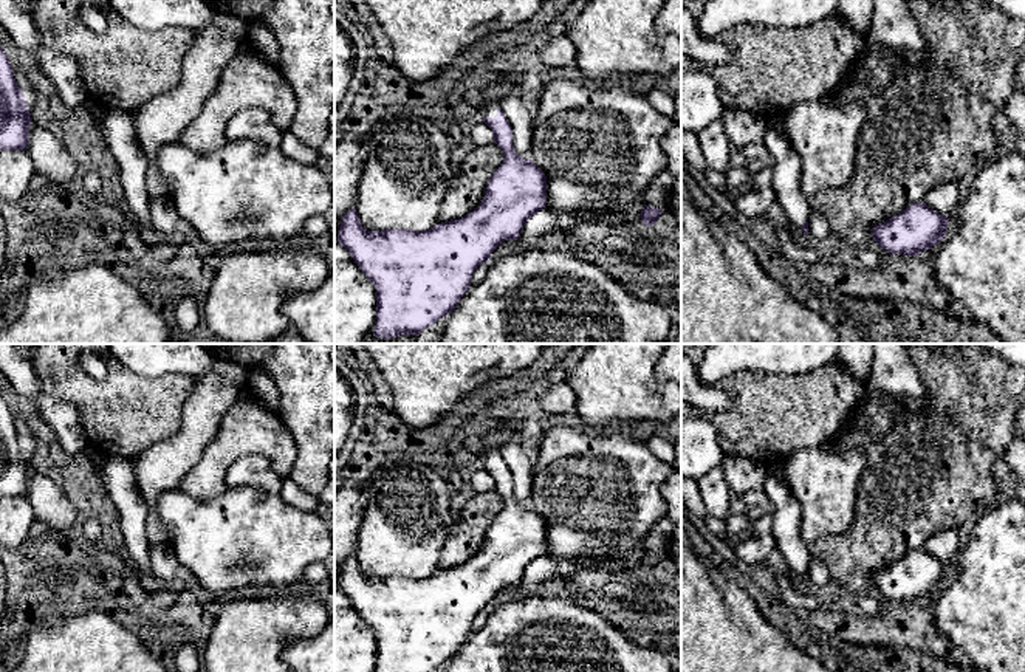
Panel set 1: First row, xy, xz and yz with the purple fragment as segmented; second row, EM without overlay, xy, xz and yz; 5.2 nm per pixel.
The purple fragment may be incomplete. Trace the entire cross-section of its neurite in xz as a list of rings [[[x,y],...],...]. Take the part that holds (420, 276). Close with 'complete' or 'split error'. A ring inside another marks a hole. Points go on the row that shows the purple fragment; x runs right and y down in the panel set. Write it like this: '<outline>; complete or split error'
[[[497,104],[482,107],[483,122],[492,130],[503,152],[503,163],[488,181],[482,203],[458,220],[438,223],[426,231],[367,231],[356,209],[342,215],[338,242],[376,290],[376,321],[373,334],[381,339],[417,336],[447,316],[469,290],[472,274],[491,260],[492,251],[505,240],[519,240],[525,223],[547,204],[547,177],[531,161],[519,156],[512,146],[512,130]]]; split error

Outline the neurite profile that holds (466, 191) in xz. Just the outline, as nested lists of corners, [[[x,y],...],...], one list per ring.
[[[495,141],[475,147],[463,164],[455,167],[440,206],[438,223],[458,220],[472,212],[482,203],[489,178],[502,163],[503,152]]]

